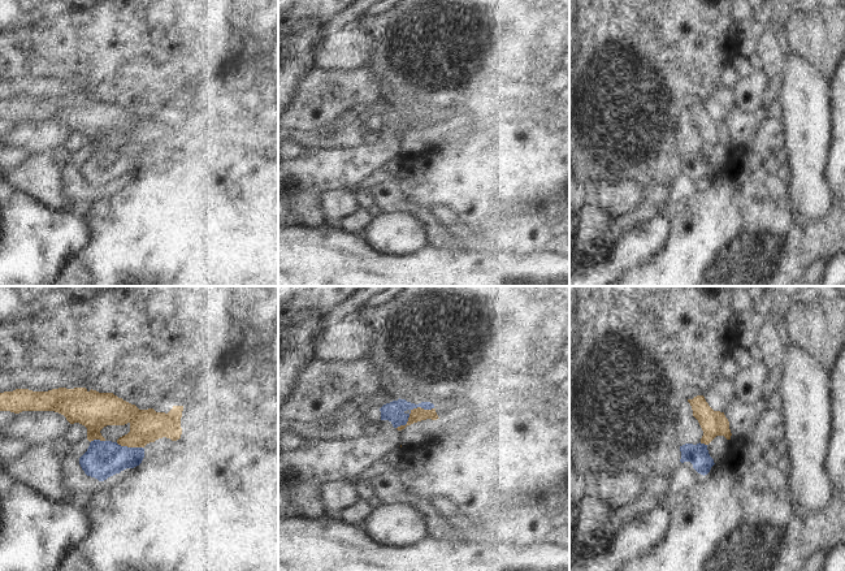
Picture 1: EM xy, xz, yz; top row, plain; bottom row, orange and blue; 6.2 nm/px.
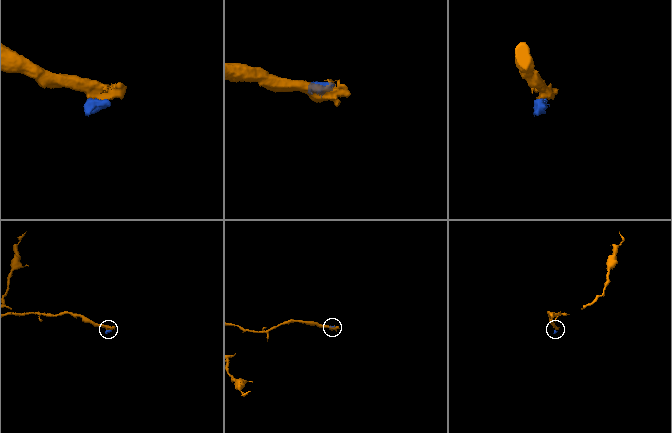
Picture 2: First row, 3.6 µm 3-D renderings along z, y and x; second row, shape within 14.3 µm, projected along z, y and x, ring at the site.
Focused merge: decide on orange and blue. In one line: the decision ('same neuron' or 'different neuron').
different neuron

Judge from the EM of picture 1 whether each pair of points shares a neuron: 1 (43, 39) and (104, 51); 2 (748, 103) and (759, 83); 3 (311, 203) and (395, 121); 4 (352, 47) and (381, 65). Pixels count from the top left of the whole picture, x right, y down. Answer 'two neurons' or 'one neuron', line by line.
1: one neuron
2: one neuron
3: two neurons
4: two neurons

